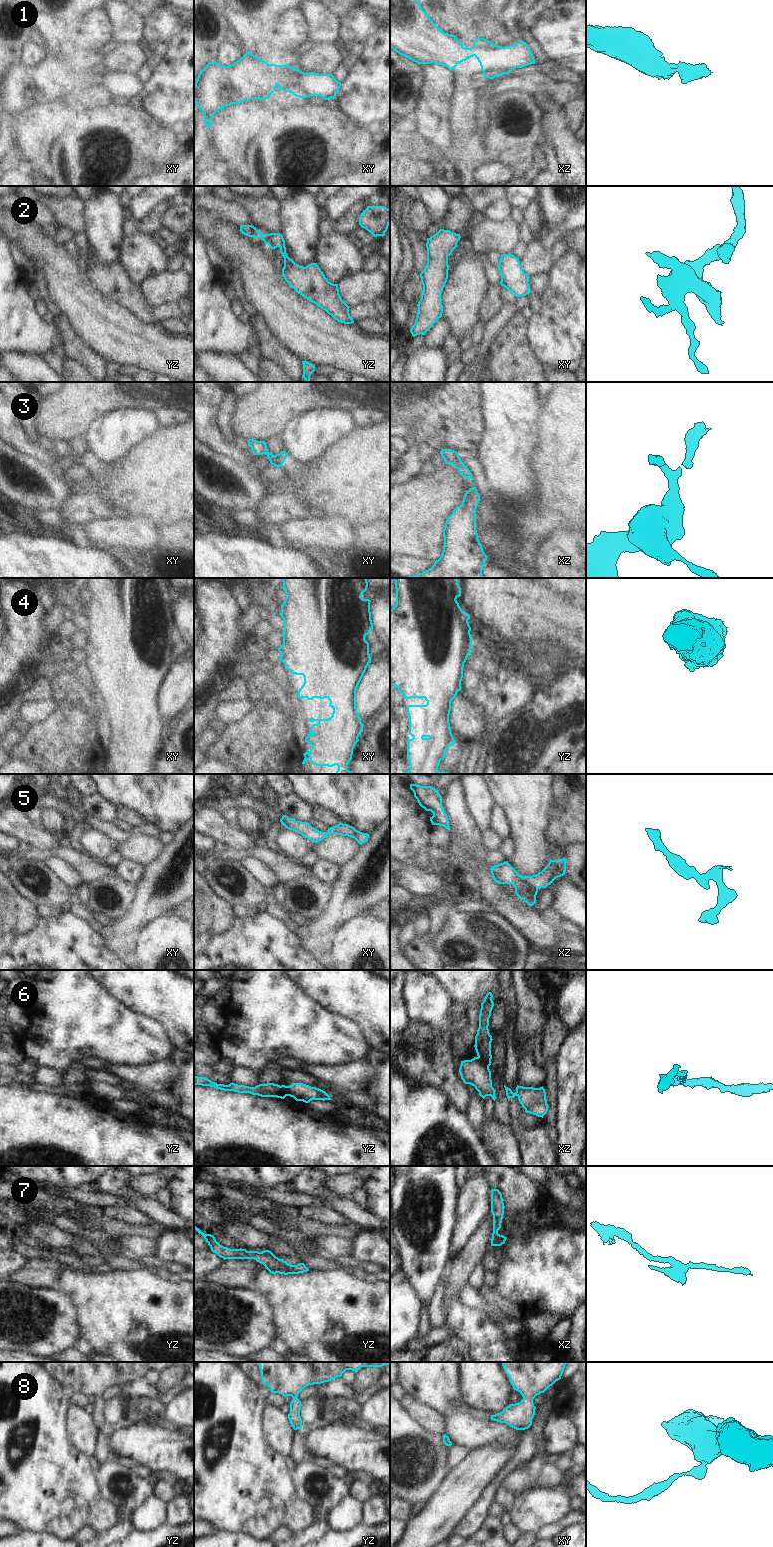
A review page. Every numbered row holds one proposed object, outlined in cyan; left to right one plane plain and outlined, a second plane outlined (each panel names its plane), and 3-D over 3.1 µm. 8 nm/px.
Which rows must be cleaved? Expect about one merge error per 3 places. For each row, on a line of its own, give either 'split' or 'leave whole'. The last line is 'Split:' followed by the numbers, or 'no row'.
1: leave whole
2: leave whole
3: leave whole
4: leave whole
5: split
6: split
7: leave whole
8: leave whole
Split: 5, 6

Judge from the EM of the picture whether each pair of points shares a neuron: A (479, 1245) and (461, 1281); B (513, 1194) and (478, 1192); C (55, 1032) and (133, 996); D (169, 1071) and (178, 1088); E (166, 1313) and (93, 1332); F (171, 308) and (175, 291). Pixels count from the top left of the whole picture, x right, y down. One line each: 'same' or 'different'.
A: same
B: different
C: different
D: different
E: same
F: different

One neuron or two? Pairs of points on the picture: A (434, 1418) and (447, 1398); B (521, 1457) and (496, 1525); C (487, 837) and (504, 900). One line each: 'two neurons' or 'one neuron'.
A: two neurons
B: two neurons
C: two neurons

